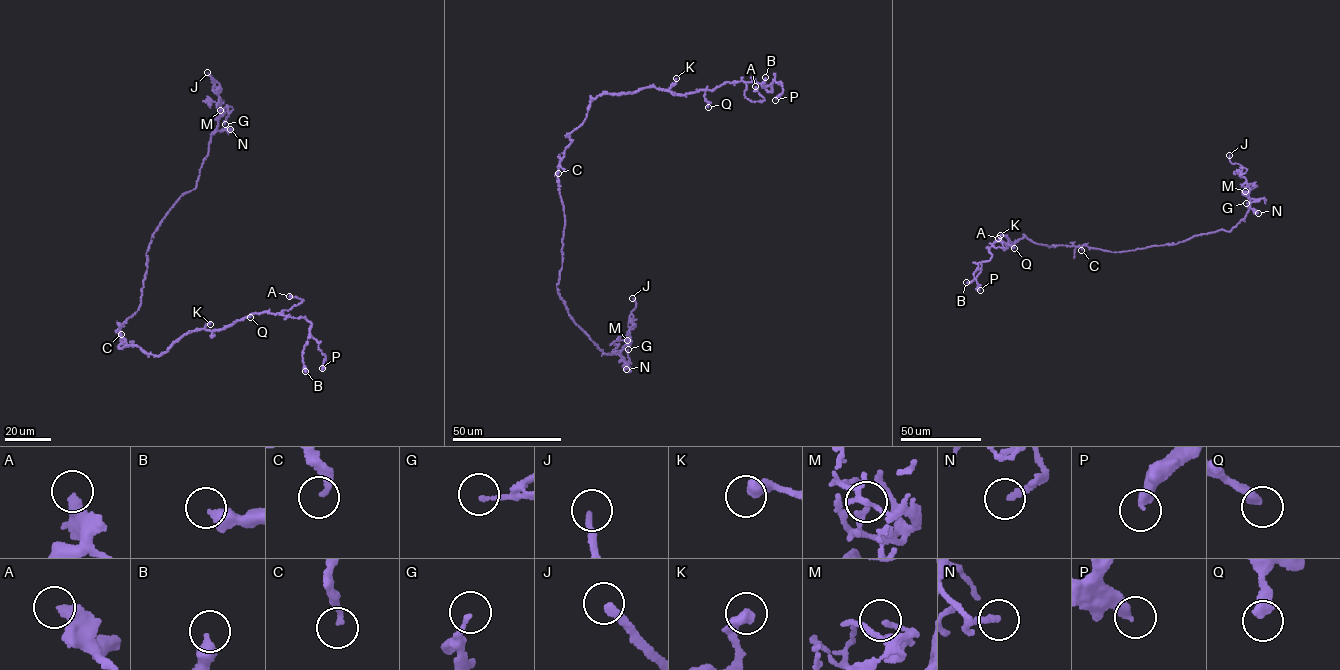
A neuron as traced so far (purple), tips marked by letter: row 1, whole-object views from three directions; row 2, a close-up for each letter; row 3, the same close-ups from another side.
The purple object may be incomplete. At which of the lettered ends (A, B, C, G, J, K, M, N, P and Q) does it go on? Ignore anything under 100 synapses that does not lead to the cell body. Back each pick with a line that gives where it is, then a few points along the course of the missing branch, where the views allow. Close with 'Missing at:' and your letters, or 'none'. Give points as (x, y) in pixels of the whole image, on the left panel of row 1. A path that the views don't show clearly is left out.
J: Place: (207, 72). Course of what is missing: (207, 72), (194, 52), (190, 33), (180, 25)
Missing at: J

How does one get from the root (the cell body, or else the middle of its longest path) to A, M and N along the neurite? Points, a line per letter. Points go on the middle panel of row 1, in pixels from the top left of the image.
A: (559, 189), (566, 135), (592, 99), (740, 81), (747, 98), (763, 100), (755, 86)
M: (559, 189), (565, 225), (558, 294), (575, 324), (603, 352), (617, 353), (631, 342), (627, 340)
N: (559, 189), (565, 225), (558, 294), (576, 325), (603, 352), (618, 354), (628, 365), (626, 369)

